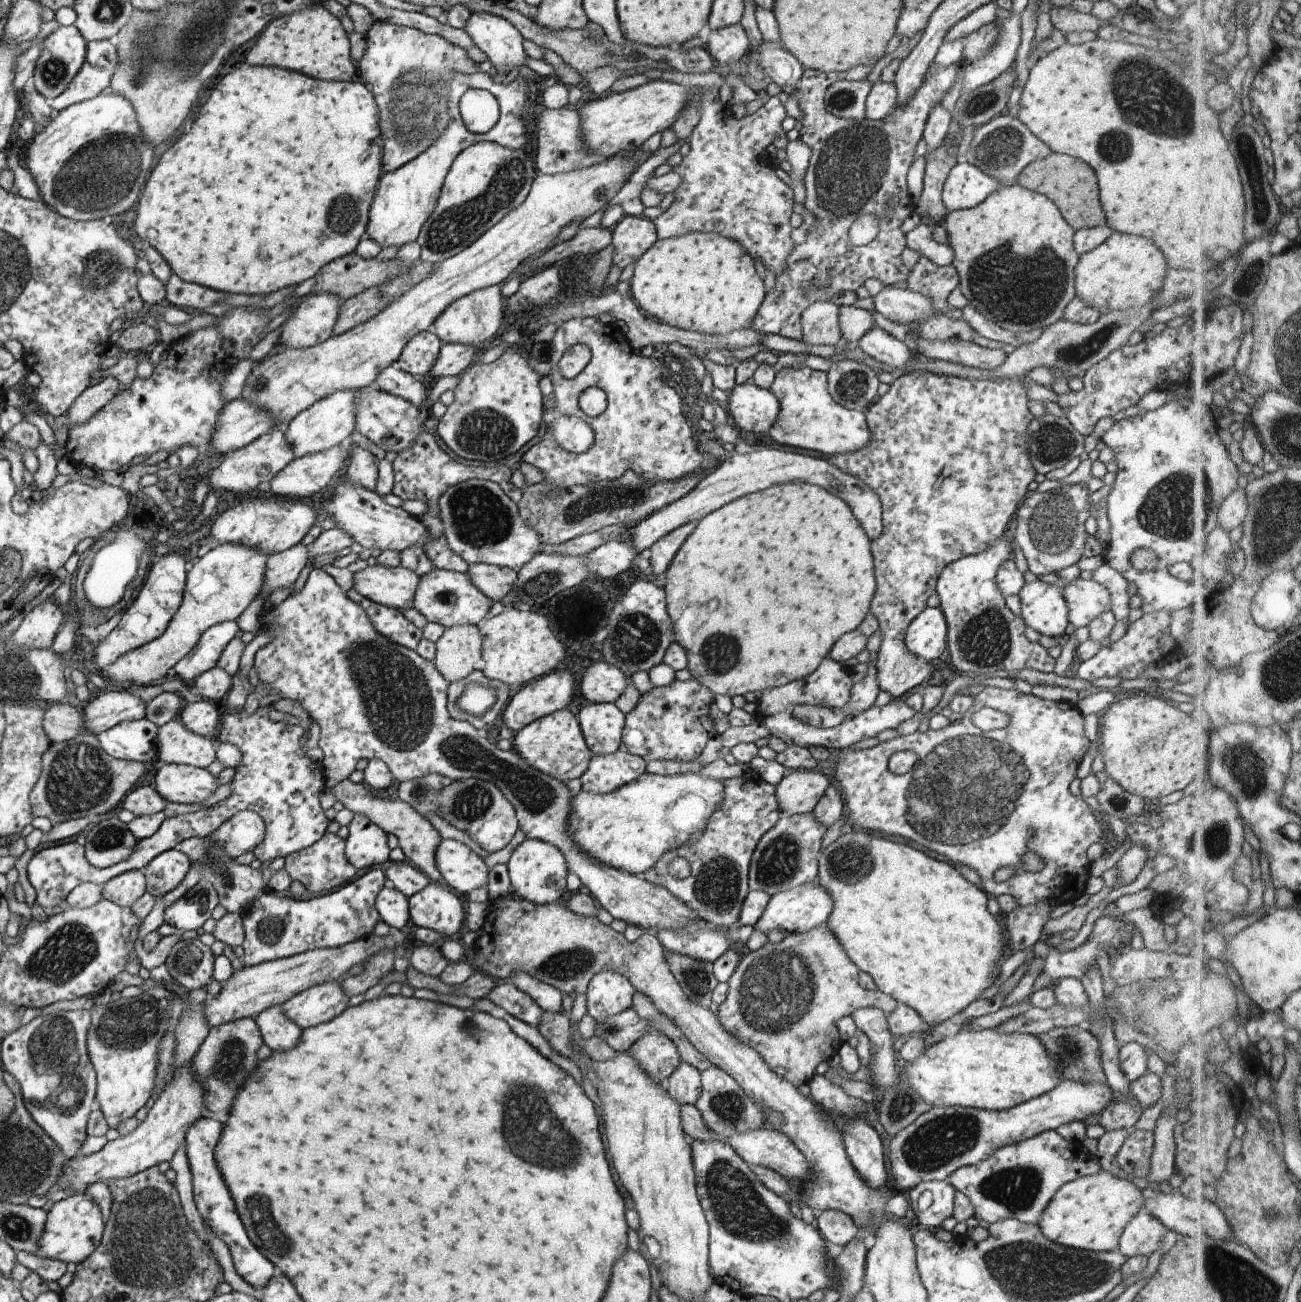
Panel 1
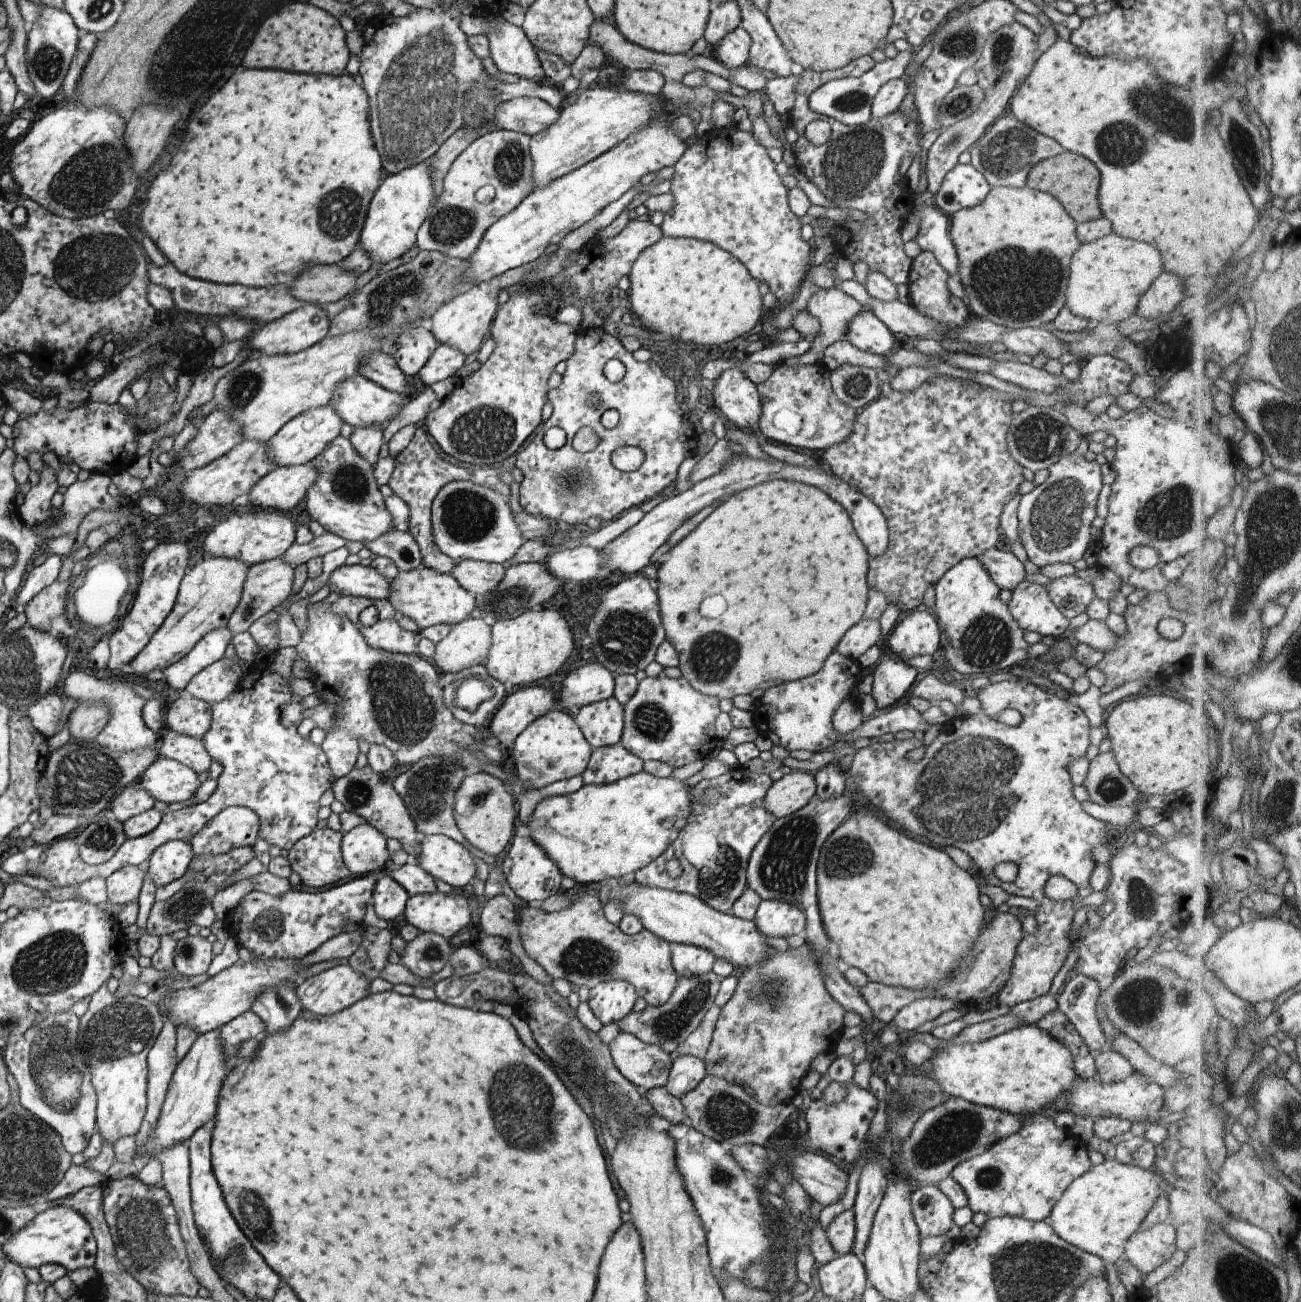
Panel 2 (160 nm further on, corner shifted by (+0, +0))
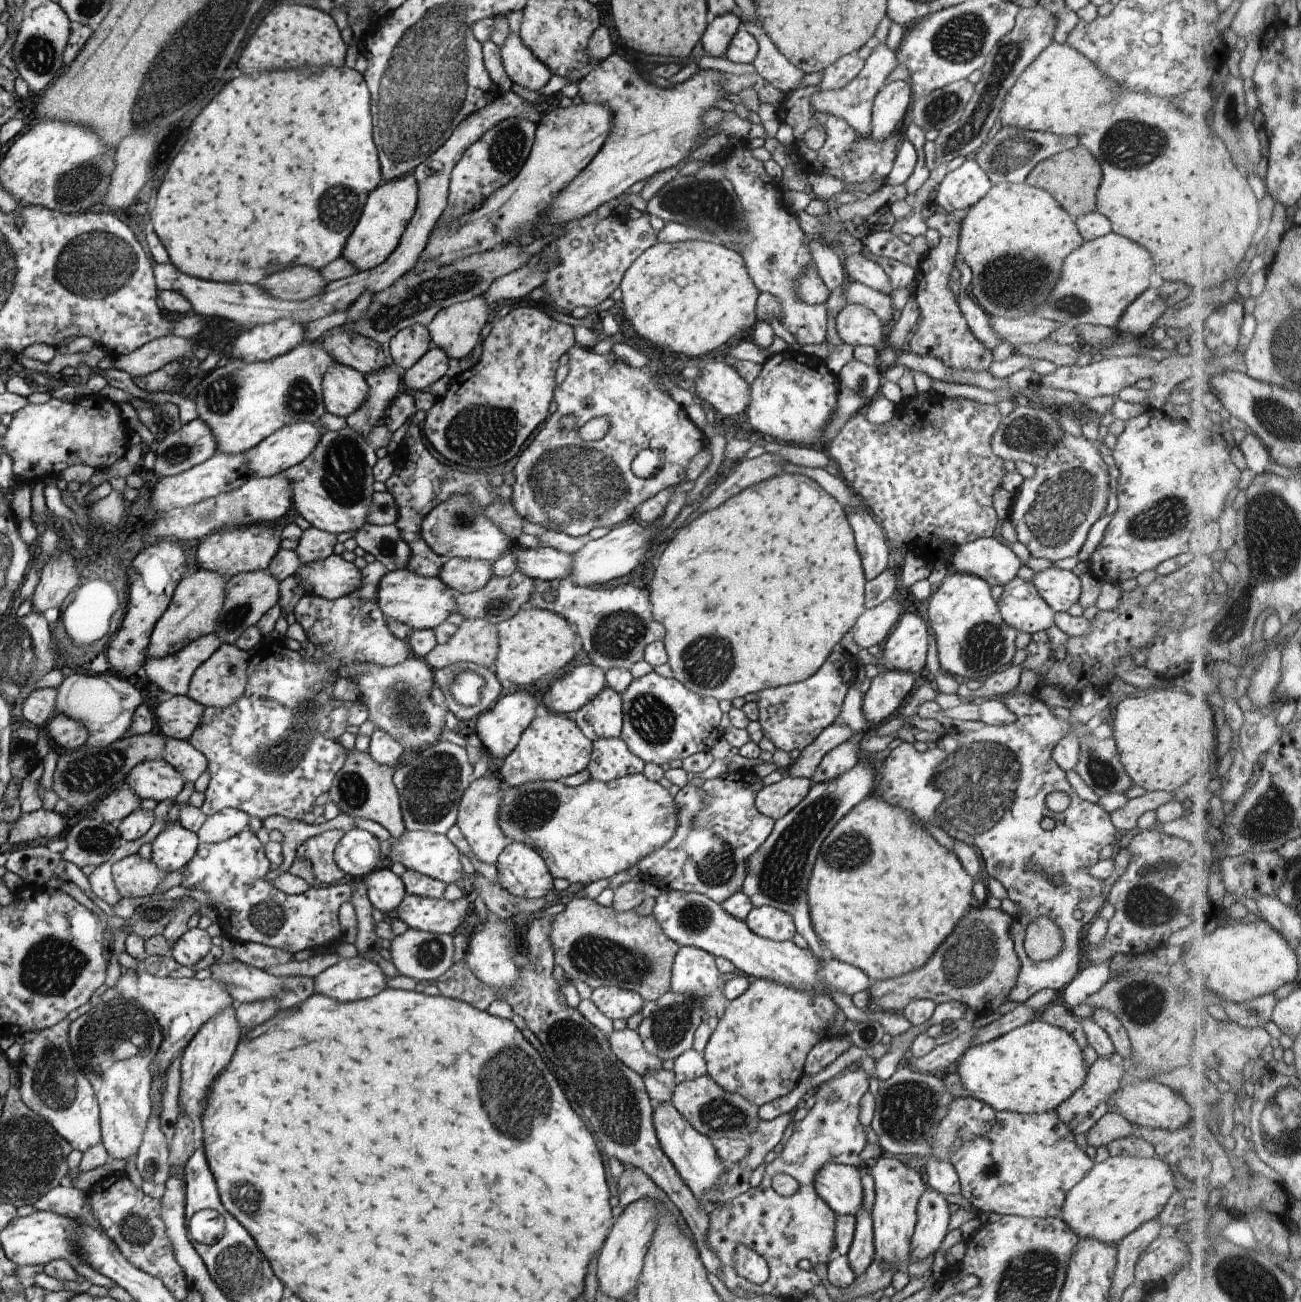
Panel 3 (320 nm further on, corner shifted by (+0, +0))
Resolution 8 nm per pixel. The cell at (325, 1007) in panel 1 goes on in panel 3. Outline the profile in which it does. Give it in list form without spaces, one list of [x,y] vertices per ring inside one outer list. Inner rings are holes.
[[[360,955],[355,958],[344,959],[330,966],[314,977],[314,994],[324,994],[328,998],[338,1000],[360,1000],[379,994],[387,988],[387,980],[384,972],[375,960],[364,960]]]

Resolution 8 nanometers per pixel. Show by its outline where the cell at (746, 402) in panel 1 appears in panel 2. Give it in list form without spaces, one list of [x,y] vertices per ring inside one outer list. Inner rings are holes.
[[[739,365],[726,369],[713,381],[713,409],[727,424],[742,429],[759,422],[763,404],[757,386],[740,370]]]

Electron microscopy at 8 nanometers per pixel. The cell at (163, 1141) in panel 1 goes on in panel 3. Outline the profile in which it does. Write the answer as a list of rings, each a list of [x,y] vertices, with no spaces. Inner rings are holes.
[[[236,1005],[224,1010],[218,1017],[208,1021],[184,1050],[182,1068],[180,1068],[180,1095],[178,1097],[179,1110],[190,1116],[190,1120],[202,1120],[207,1112],[209,1095],[219,1076],[228,1068],[236,1050],[236,1044],[242,1036],[238,1016],[235,1015]]]

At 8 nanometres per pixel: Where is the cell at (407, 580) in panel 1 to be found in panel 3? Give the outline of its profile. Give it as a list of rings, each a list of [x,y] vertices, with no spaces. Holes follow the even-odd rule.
[[[332,554],[322,561],[302,565],[297,572],[305,591],[327,600],[352,595],[362,586],[362,570],[341,555]]]

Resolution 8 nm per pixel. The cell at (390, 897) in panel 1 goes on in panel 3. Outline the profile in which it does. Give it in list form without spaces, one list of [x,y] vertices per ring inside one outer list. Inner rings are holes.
[[[374,870],[366,878],[367,896],[372,906],[383,915],[396,910],[407,895],[400,877],[392,870]]]

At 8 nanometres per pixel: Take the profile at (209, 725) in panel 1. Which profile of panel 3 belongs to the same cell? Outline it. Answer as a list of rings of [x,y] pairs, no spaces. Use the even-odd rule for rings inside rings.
[[[187,695],[171,696],[155,709],[156,729],[168,738],[189,740],[203,724],[206,707]]]

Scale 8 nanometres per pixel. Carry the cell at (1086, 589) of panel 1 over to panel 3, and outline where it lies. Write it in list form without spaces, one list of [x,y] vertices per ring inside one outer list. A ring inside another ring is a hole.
[[[1048,568],[1035,574],[1031,581],[1038,594],[1056,613],[1067,613],[1080,600],[1082,586],[1080,578],[1072,571]]]

